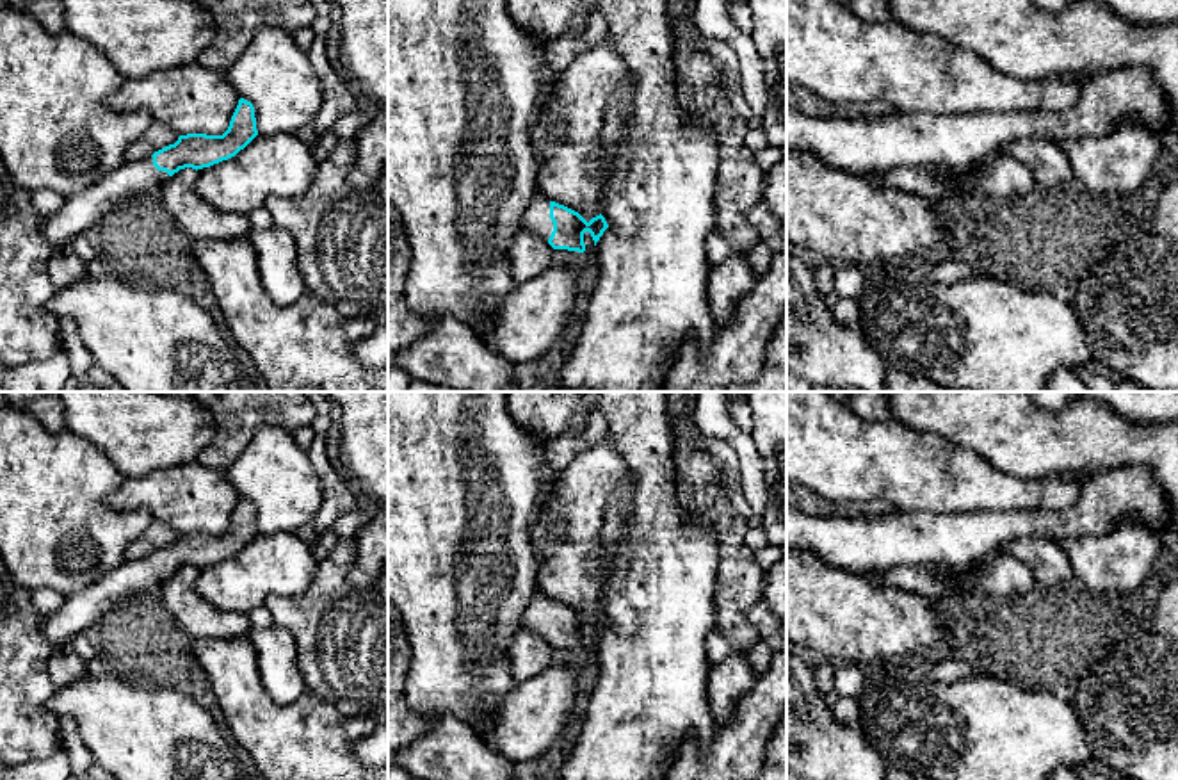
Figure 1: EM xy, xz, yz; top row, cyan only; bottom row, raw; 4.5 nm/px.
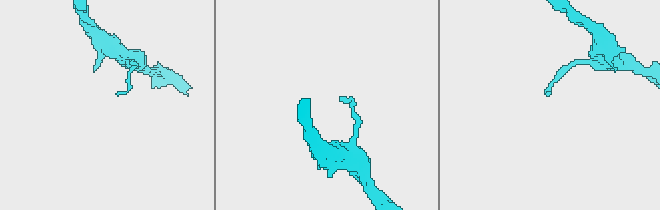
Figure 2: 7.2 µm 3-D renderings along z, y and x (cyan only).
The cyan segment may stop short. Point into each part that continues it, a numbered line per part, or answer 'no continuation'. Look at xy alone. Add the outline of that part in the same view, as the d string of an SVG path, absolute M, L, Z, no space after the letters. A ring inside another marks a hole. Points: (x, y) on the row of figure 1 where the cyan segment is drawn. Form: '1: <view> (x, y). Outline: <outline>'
1: xy (79, 212). Outline: M153 157L125 162L85 191L66 198L66 203L41 224L48 246L66 249L77 235L107 215L119 203L146 191L158 189L169 175L153 166Z

